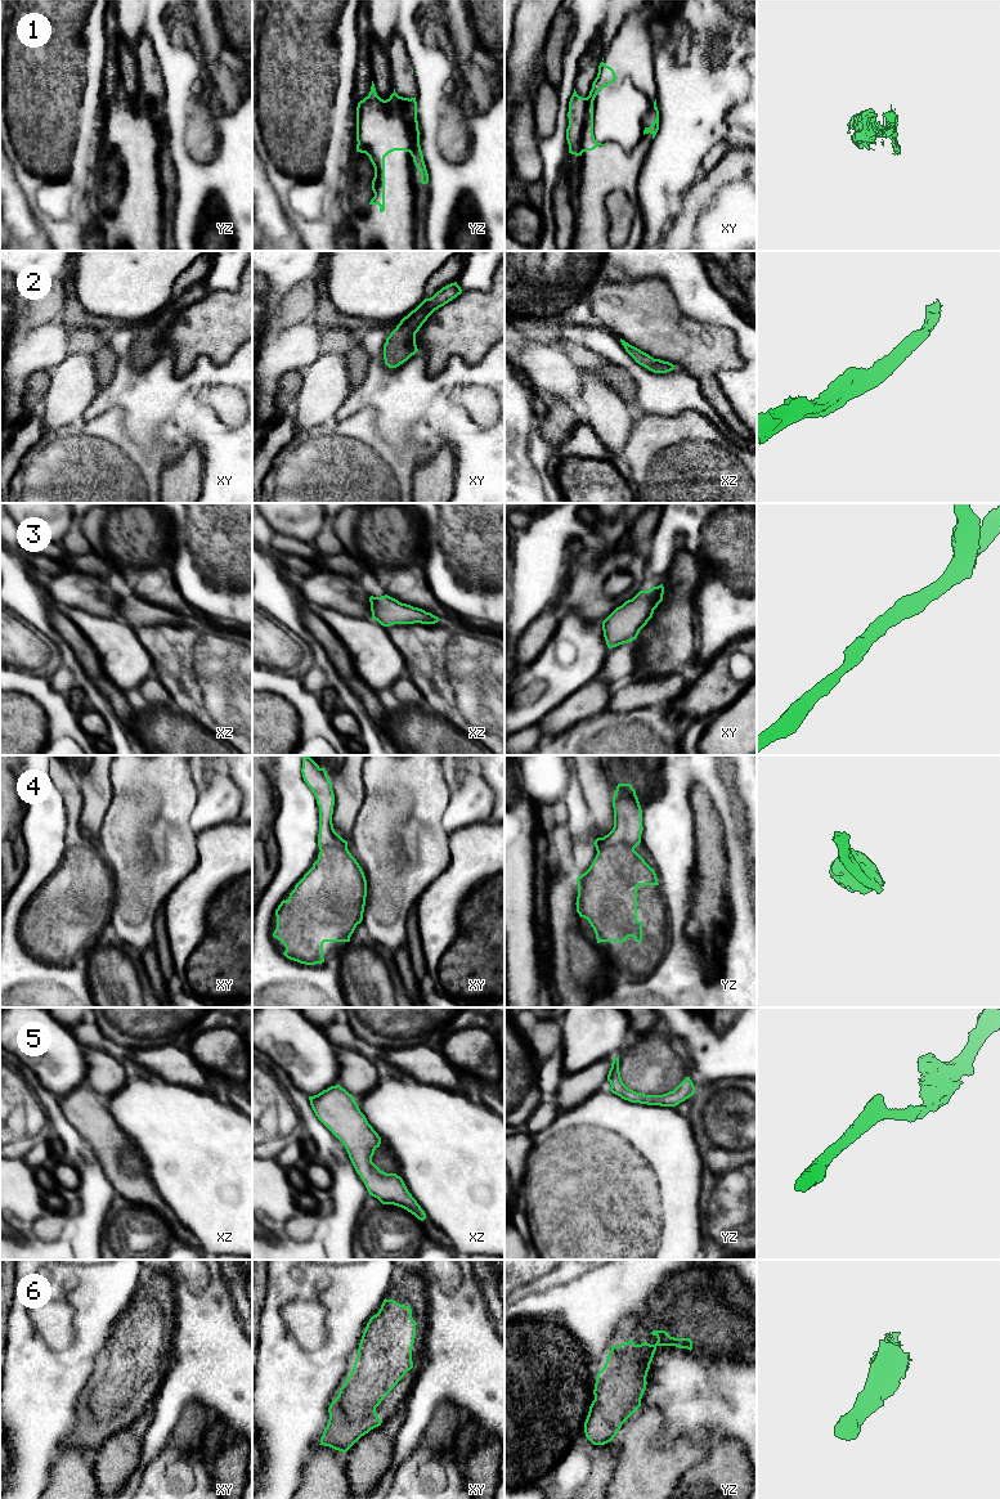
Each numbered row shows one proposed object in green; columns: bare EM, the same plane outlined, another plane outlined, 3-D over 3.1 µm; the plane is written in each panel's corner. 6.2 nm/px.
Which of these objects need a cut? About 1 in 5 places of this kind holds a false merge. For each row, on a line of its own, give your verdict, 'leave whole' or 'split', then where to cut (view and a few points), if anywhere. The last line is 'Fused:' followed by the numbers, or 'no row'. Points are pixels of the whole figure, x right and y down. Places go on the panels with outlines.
1: split; cut yz (398, 97), (402, 110), (415, 124), (415, 143), (411, 153)
2: leave whole; cut none
3: leave whole; cut none
4: leave whole; cut none
5: leave whole; cut none
6: leave whole; cut none
Fused: 1

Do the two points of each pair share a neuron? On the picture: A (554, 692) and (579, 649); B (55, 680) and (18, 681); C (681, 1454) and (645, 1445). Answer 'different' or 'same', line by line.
A: same
B: different
C: same

